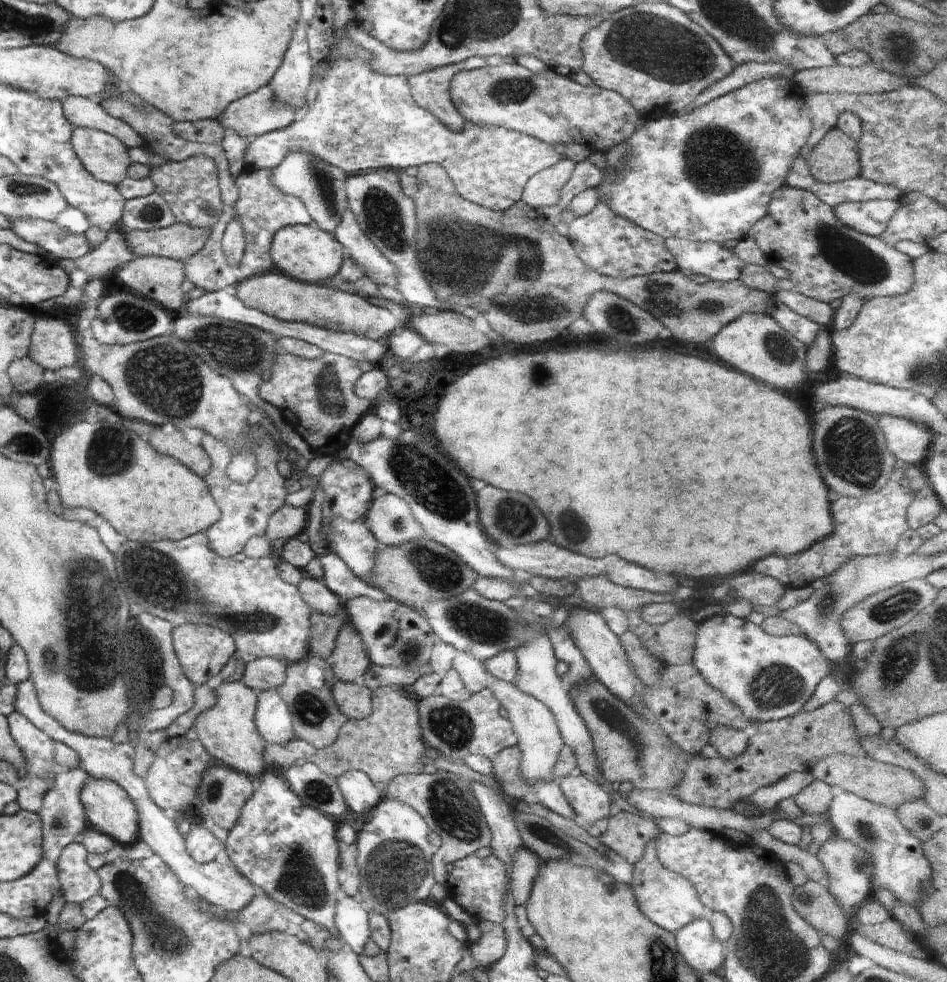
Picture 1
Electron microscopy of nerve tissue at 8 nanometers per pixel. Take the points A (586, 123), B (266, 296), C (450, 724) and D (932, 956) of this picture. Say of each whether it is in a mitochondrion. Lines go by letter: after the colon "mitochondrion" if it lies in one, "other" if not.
A: other
B: other
C: mitochondrion
D: other

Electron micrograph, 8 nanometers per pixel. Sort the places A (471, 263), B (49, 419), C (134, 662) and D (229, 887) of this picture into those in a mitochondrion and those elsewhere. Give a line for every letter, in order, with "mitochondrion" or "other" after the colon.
A: mitochondrion
B: mitochondrion
C: mitochondrion
D: other

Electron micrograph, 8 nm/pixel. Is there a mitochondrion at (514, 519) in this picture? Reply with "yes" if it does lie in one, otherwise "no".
yes

